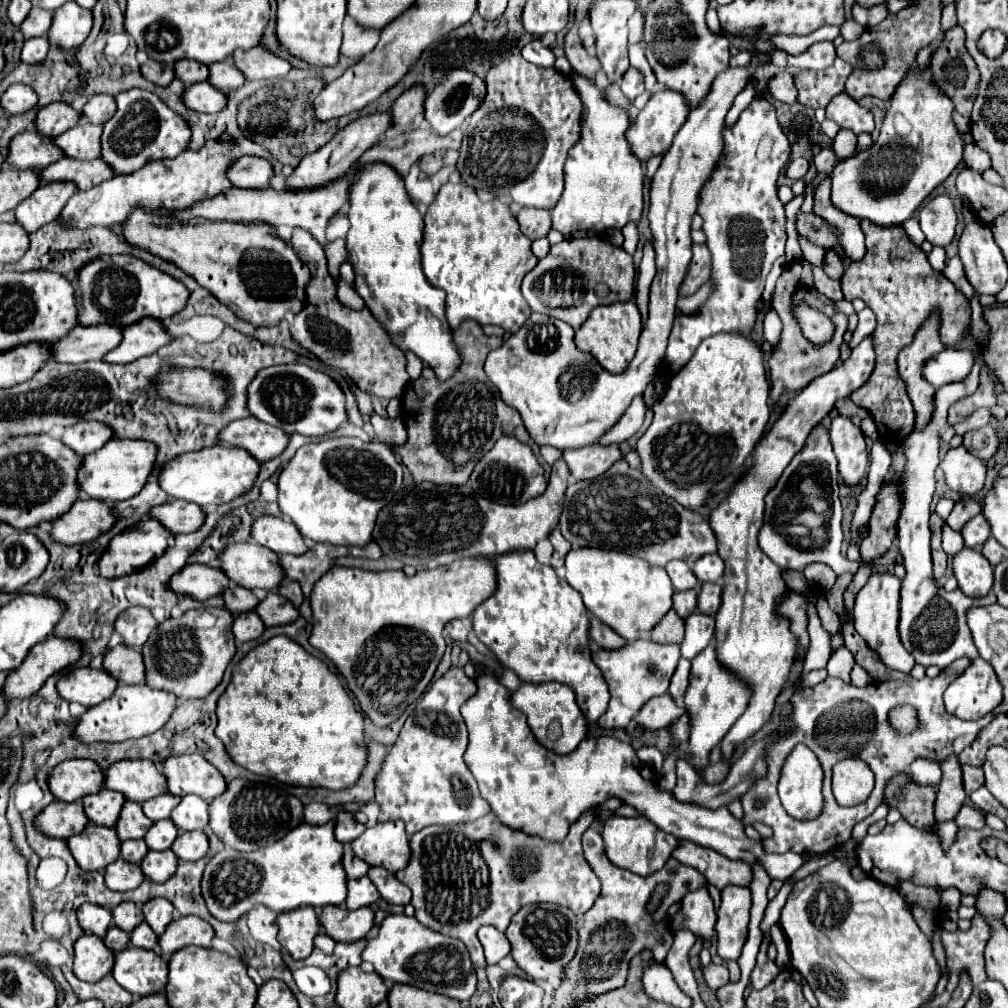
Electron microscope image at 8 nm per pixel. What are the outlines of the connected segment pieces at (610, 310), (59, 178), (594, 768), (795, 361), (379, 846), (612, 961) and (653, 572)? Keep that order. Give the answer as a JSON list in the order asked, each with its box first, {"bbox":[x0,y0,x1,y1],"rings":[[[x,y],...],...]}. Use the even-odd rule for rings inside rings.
[{"bbox":[575,302,641,374],"rings":[[[615,302],[609,306],[597,306],[591,310],[587,322],[575,332],[575,344],[581,352],[591,354],[603,368],[613,374],[623,372],[637,350],[637,338],[641,334],[641,314],[635,302]]]},{"bbox":[39,158,113,192],"rings":[[[61,158],[39,172],[41,182],[73,182],[79,192],[89,190],[107,178],[113,178],[113,174],[107,162],[101,158],[95,162],[75,162],[75,158]]]},{"bbox":[461,672,797,880],"rings":[[[485,672],[485,676],[477,678],[477,694],[463,704],[461,710],[469,728],[469,746],[464,760],[479,784],[481,796],[505,826],[549,842],[561,842],[569,826],[583,812],[603,804],[607,798],[619,798],[667,834],[719,850],[719,854],[731,860],[755,862],[755,858],[763,858],[763,866],[767,866],[771,878],[787,880],[797,870],[795,852],[777,856],[763,854],[761,842],[753,842],[745,836],[743,824],[729,814],[727,806],[709,810],[705,806],[675,800],[669,790],[649,780],[649,770],[653,768],[637,758],[629,742],[597,736],[585,738],[571,754],[561,756],[547,750],[531,734],[525,714],[511,706],[509,696],[511,692],[501,686],[491,672]]]},{"bbox":[767,270,847,404],"rings":[[[785,270],[785,278],[779,280],[779,290],[775,292],[771,306],[775,306],[777,314],[781,316],[781,322],[783,322],[781,338],[779,338],[777,346],[773,348],[771,358],[769,358],[769,362],[767,362],[767,364],[769,364],[769,382],[771,382],[769,400],[771,400],[771,404],[777,404],[777,400],[781,398],[783,392],[803,390],[813,378],[817,378],[817,376],[829,372],[829,370],[835,366],[835,362],[837,362],[837,358],[839,358],[839,344],[843,342],[843,334],[845,334],[845,330],[847,330],[847,316],[841,314],[841,312],[837,312],[837,310],[833,308],[833,302],[831,302],[829,298],[825,298],[825,296],[819,296],[819,294],[817,294],[817,296],[791,296],[791,294],[787,296],[787,270]],[[803,302],[805,302],[807,306],[811,306],[813,310],[819,310],[819,312],[823,312],[825,316],[829,316],[829,320],[835,324],[835,332],[833,332],[833,338],[831,338],[829,342],[823,342],[823,344],[817,346],[817,344],[813,344],[813,342],[807,342],[807,338],[803,336],[803,332],[801,332],[801,328],[799,328],[799,322],[795,320],[795,316],[793,316],[793,312],[791,312],[793,306],[799,306],[799,304],[803,304]]]},{"bbox":[351,820,409,872],"rings":[[[399,820],[383,822],[367,828],[359,838],[351,842],[355,856],[369,866],[381,866],[389,872],[403,870],[409,862],[409,838],[405,826]]]},{"bbox":[567,830,705,1004],"rings":[[[587,830],[587,834],[583,834],[583,850],[587,862],[599,876],[603,890],[595,906],[583,918],[583,926],[579,928],[579,950],[567,968],[567,972],[583,974],[581,986],[571,990],[571,1004],[579,998],[593,998],[593,994],[603,994],[607,990],[623,986],[631,958],[641,954],[643,950],[651,950],[655,960],[663,962],[673,944],[673,932],[667,922],[667,908],[679,902],[683,894],[687,894],[687,890],[695,890],[695,886],[705,886],[703,874],[699,874],[691,866],[683,866],[675,858],[669,858],[667,866],[663,866],[663,870],[651,876],[635,876],[629,870],[617,870],[617,866],[611,864],[605,858],[605,854],[601,854],[601,836],[595,830]],[[589,854],[597,860],[589,860]],[[661,882],[669,884],[669,892],[661,900],[659,908],[653,914],[649,914],[649,896]]]},{"bbox":[565,548,673,642],"rings":[[[577,548],[567,554],[565,566],[567,582],[583,596],[587,610],[627,642],[653,630],[673,606],[673,586],[665,568],[651,566],[631,554],[603,548]]]}]

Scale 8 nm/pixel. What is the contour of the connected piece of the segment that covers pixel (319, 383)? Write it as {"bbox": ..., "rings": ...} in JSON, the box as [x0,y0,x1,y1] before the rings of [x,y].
{"bbox":[247,362,347,438],"rings":[[[297,362],[263,368],[247,386],[247,408],[251,416],[279,426],[287,434],[297,432],[311,438],[325,436],[347,422],[345,396],[339,384],[331,376]]]}

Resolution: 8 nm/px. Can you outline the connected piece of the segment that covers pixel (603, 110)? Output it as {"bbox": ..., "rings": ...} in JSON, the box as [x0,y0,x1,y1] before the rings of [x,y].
{"bbox":[551,72,643,238],"rings":[[[575,72],[571,78],[583,98],[585,110],[581,118],[581,140],[569,150],[565,164],[565,192],[551,210],[553,228],[563,232],[565,238],[579,238],[611,228],[621,230],[629,222],[639,224],[643,212],[643,164],[631,152],[625,136],[631,120],[625,110],[607,104],[601,88],[593,82],[579,78]]]}

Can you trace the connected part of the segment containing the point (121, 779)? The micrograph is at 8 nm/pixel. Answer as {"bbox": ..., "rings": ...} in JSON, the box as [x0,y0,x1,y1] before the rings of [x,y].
{"bbox":[105,760,167,802],"rings":[[[121,760],[105,770],[105,788],[121,792],[125,800],[145,802],[167,792],[167,782],[153,762]]]}

